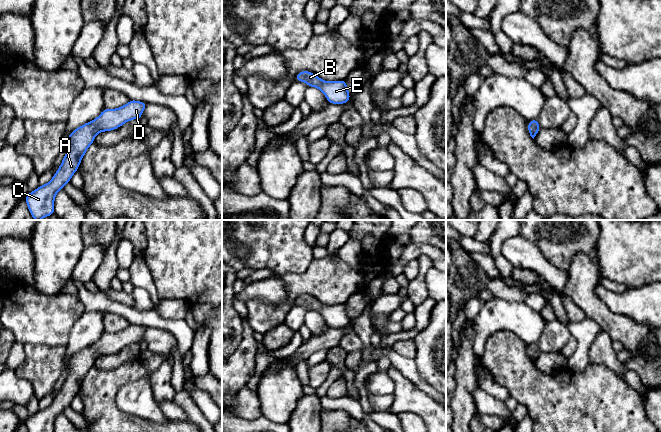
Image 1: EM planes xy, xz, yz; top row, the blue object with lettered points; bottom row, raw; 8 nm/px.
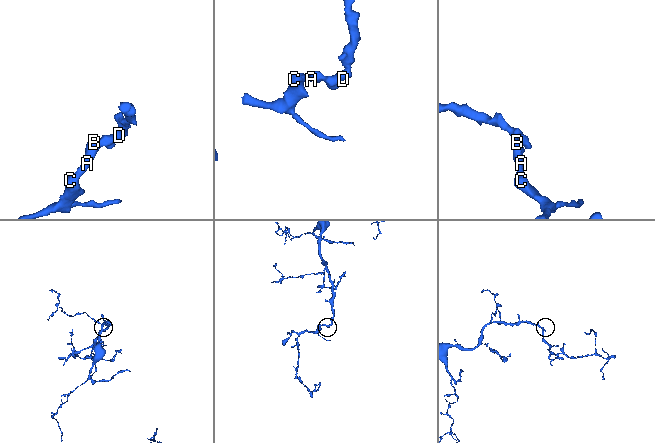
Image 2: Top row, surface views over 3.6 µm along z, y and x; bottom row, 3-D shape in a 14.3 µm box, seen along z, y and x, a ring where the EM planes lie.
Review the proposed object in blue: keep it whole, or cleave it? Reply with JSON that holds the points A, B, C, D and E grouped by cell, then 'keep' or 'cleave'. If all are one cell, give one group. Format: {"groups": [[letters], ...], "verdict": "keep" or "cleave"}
{"groups": [["A", "B", "C", "D", "E"]], "verdict": "keep"}

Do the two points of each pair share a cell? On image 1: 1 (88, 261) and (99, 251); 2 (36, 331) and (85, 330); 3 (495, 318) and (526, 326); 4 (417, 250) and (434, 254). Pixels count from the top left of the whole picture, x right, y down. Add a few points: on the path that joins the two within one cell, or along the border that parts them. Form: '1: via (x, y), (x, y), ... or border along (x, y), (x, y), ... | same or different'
1: via (91, 258), (96, 253) | same
2: border along (85, 311), (74, 323), (65, 346) | different
3: via (503, 318), (518, 318) | same
4: via (421, 250), (430, 251) | same

